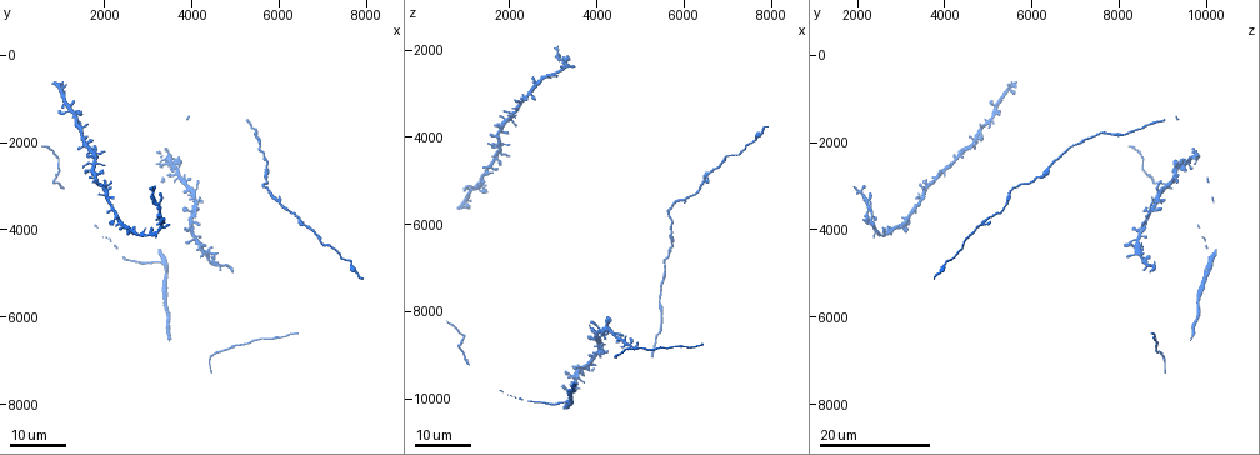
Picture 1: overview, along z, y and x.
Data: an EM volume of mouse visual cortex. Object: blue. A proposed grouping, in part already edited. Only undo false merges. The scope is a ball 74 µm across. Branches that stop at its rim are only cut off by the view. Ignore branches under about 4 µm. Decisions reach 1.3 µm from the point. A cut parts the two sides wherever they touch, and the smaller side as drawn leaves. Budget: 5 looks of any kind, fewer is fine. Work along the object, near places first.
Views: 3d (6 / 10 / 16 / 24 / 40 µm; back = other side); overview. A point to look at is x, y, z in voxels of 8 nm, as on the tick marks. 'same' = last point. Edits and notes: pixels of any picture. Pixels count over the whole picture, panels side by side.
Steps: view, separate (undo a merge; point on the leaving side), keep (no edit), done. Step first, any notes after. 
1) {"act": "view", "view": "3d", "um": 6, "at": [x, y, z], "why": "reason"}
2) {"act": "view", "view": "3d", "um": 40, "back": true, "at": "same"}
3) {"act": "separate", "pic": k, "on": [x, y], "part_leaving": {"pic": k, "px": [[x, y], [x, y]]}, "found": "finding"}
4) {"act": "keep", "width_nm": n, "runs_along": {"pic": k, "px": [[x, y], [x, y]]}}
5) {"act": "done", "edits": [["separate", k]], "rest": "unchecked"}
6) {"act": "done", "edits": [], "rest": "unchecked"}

{"act": "view", "view": "3d", "um": 24, "at": [3300, 3900, 2300], "why": "four-way junction"}

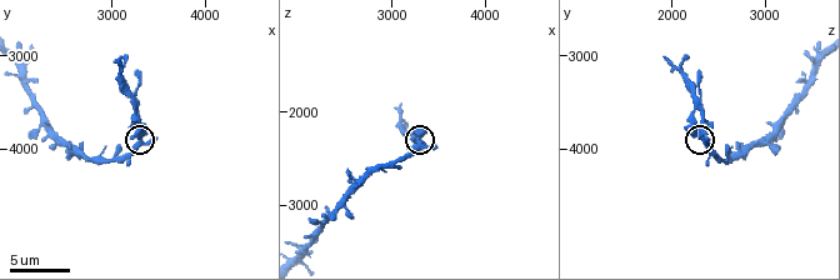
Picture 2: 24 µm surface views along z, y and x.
{"act": "view", "view": "3d", "um": 10, "at": [3300, 3900, 2350]}

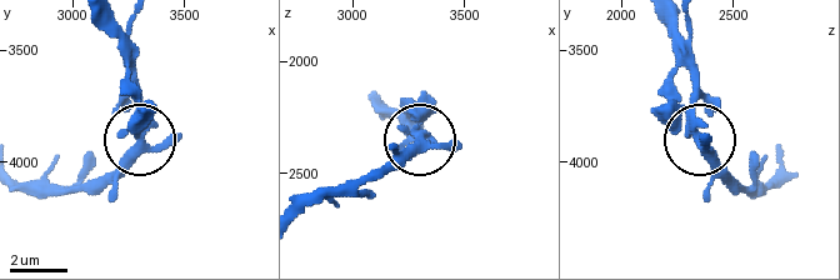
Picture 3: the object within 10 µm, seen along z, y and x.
{"act": "keep", "arms": 4, "found": "continuous, no second cell"}

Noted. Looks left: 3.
{"act": "view", "view": "3d", "um": 16, "at": [4000, 3150, 8900], "why": "looks like a crossing"}

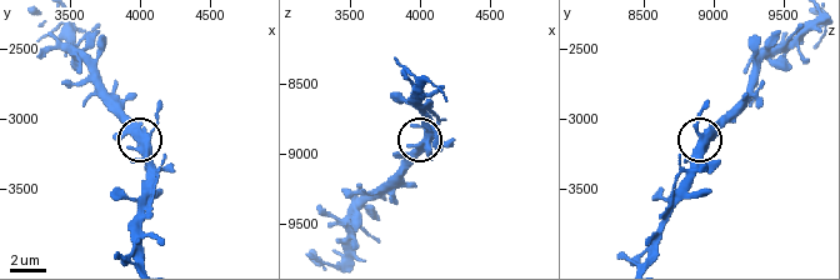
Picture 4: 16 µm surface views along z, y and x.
{"act": "view", "view": "3d", "um": 6, "at": [4000, 3160, 8960], "why": "closer look"}

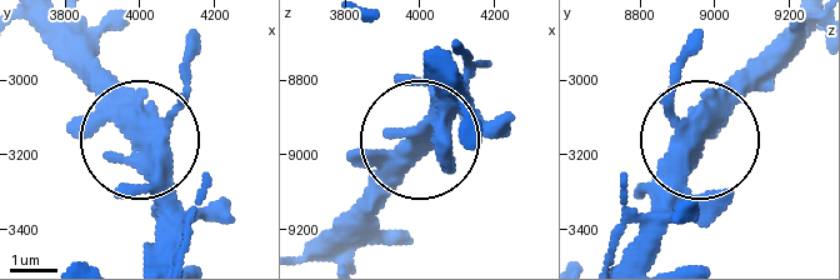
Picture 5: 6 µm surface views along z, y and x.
{"act": "keep", "found": "all the same cell"}

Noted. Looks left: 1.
{"act": "done", "edits": [], "rest": "unchecked"}

